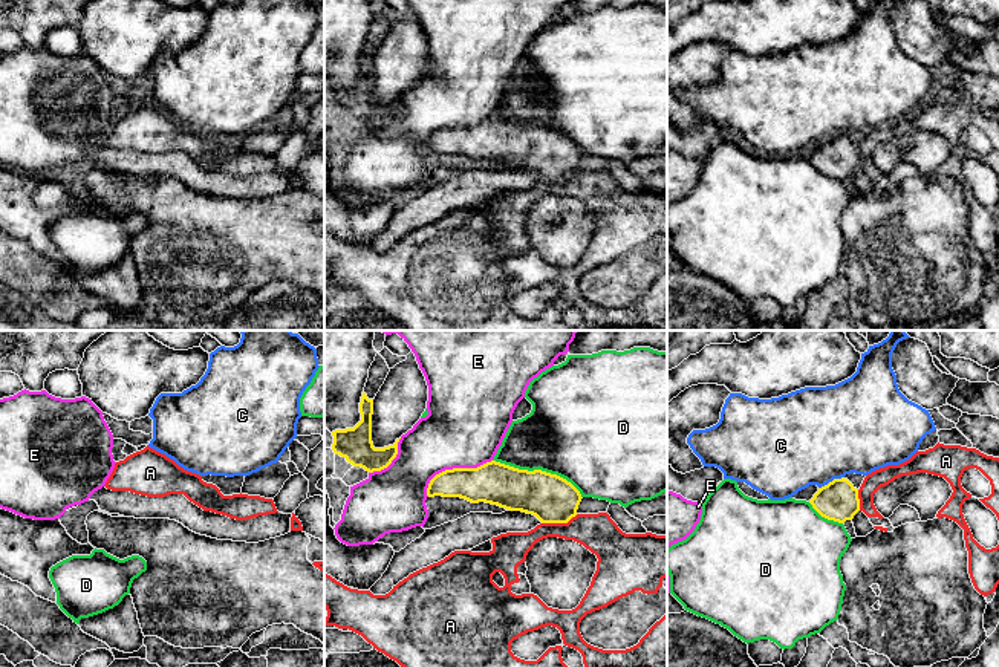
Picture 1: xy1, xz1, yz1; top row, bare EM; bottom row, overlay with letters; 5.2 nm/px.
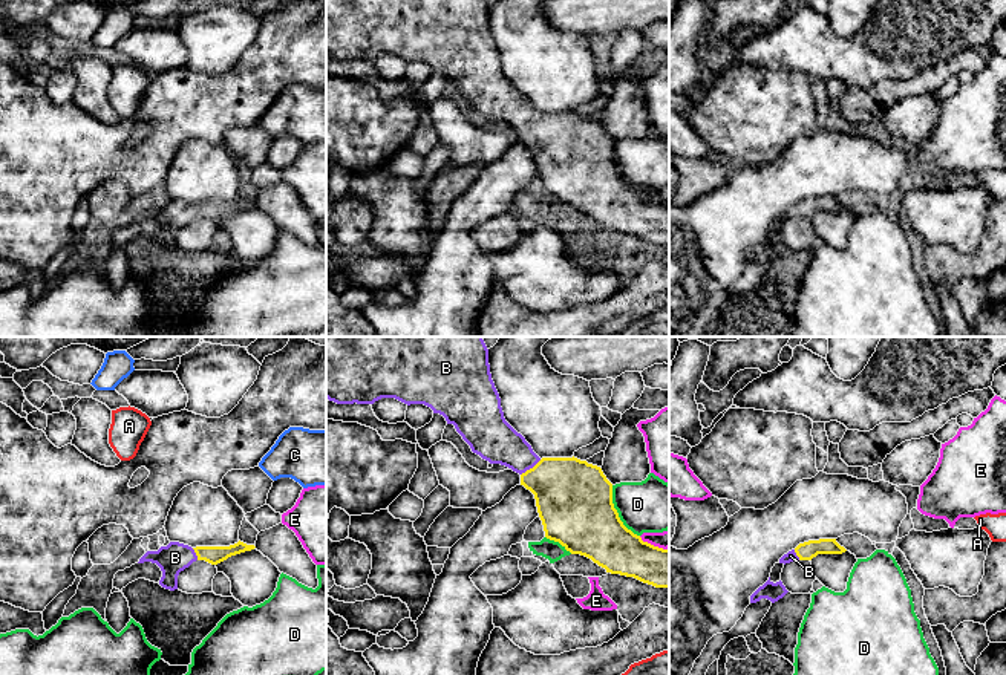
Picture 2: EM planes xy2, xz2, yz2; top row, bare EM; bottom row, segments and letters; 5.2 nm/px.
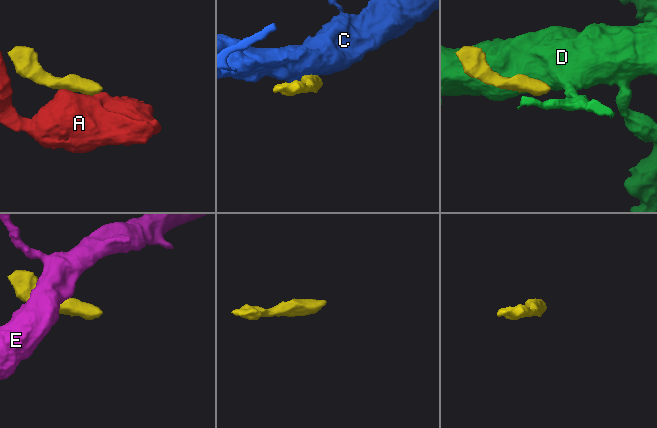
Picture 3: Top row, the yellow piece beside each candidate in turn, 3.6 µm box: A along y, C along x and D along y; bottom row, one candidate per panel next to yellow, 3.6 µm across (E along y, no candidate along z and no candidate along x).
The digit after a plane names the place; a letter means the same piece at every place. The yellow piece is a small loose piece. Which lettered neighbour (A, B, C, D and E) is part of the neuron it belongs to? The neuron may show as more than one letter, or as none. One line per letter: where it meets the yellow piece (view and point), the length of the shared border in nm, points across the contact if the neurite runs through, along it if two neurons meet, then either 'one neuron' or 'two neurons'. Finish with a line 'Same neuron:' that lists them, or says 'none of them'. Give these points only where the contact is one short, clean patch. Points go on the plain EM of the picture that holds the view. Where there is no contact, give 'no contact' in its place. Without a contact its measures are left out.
A: xz1 (559, 179) | 200 nm | along xz1 (577, 172), (566, 179), (542, 181) | two neurons
B: xz2 (530, 126) | 140 nm | across xz2 (570, 152), (559, 141), (530, 126), (509, 104), (493, 95) | one neuron
C: yz1 (833, 138) | 150 nm | two neurons
D: xz1 (539, 127) | 500 nm | two neurons
E: xz1 (453, 126) | 400 nm | two neurons
Same neuron: B

